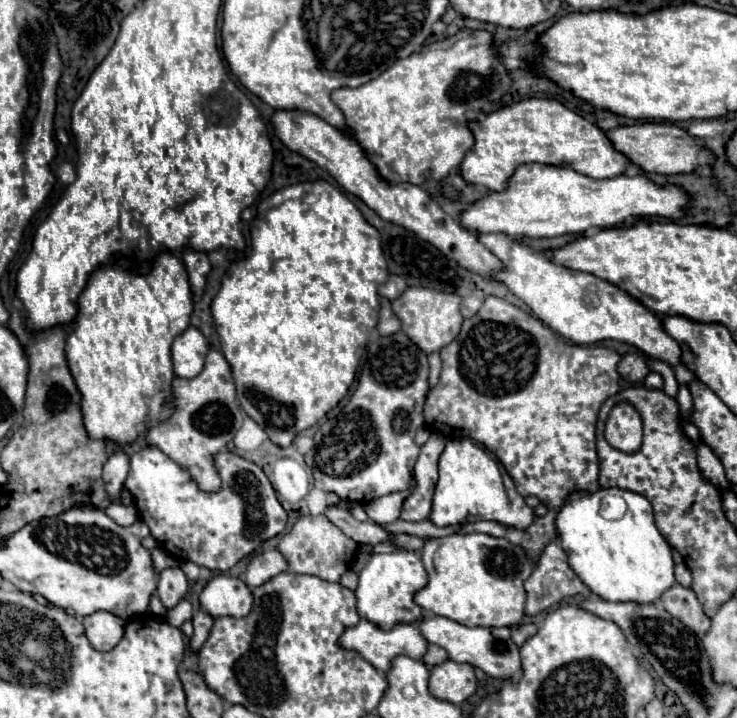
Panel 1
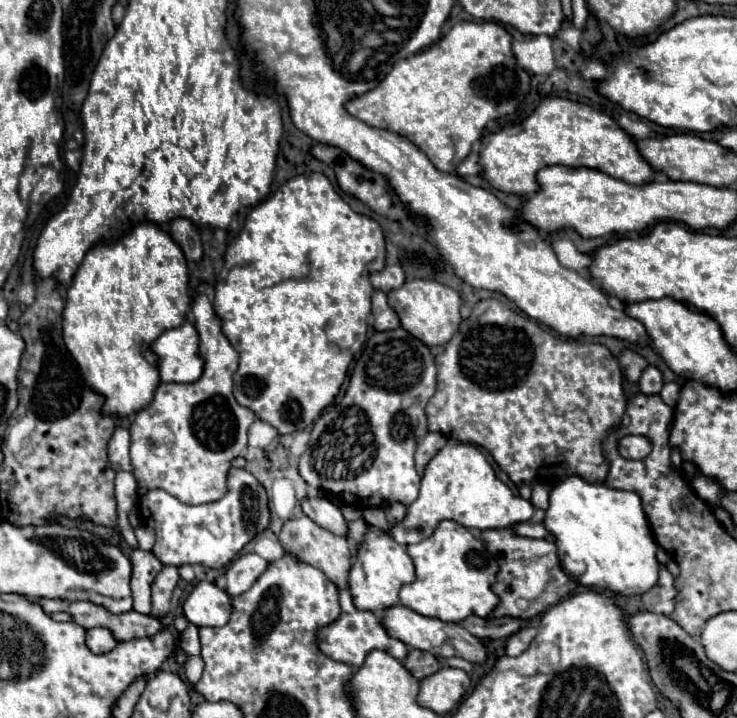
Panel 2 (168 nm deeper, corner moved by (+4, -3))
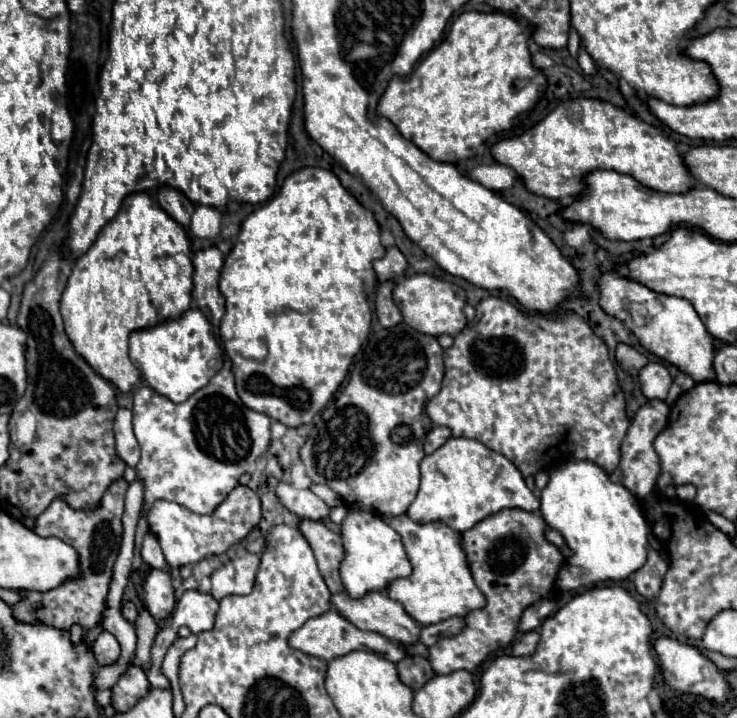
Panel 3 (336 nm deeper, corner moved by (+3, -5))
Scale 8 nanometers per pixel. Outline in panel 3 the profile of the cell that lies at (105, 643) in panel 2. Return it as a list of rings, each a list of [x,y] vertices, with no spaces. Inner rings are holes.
[[[103,631],[93,645],[95,661],[99,665],[113,665],[119,659],[119,653],[121,653],[121,647],[119,647],[119,641],[115,639],[115,635],[111,635],[109,631]]]

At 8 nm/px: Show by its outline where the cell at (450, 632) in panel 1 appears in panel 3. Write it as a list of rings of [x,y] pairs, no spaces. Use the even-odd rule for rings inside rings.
[[[339,591],[331,595],[331,607],[341,613],[347,621],[351,621],[355,627],[359,629],[367,629],[367,631],[375,631],[381,633],[383,637],[395,641],[395,643],[417,643],[419,641],[419,625],[405,613],[405,609],[401,607],[401,603],[389,599],[389,595],[385,591],[371,591],[369,595],[363,595],[361,599],[353,599],[347,595],[347,591]]]

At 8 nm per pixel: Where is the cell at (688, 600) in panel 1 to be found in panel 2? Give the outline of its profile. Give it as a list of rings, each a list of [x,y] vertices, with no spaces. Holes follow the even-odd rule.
[[[662,565],[660,567],[660,579],[658,583],[642,595],[642,603],[648,611],[652,613],[662,613],[670,615],[672,609],[676,607],[676,587],[674,587],[674,577],[668,573],[668,569]]]

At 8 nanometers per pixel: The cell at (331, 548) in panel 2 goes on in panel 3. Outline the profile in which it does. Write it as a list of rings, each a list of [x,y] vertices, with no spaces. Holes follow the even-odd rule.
[[[301,521],[299,525],[301,533],[305,535],[305,539],[309,541],[317,565],[319,565],[319,573],[325,579],[327,587],[331,593],[339,593],[343,591],[343,583],[339,577],[339,563],[343,559],[343,541],[341,535],[335,533],[333,529],[329,529],[325,523],[321,521]]]

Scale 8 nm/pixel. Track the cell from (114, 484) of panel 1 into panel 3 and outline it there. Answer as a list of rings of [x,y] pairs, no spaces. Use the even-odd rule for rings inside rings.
[[[119,409],[115,415],[115,441],[117,441],[117,453],[119,457],[129,465],[135,467],[139,463],[139,443],[133,435],[133,411],[131,409]]]

